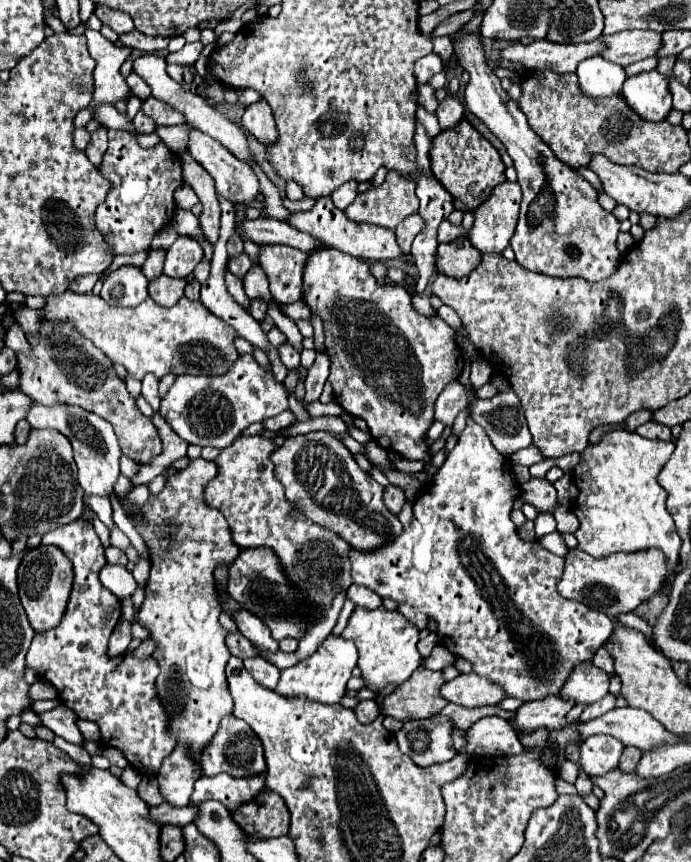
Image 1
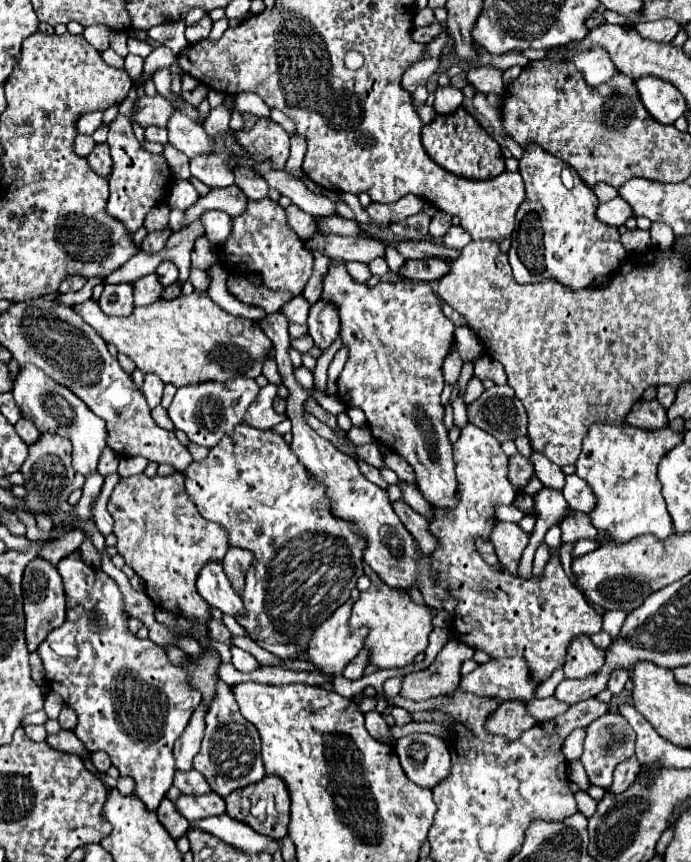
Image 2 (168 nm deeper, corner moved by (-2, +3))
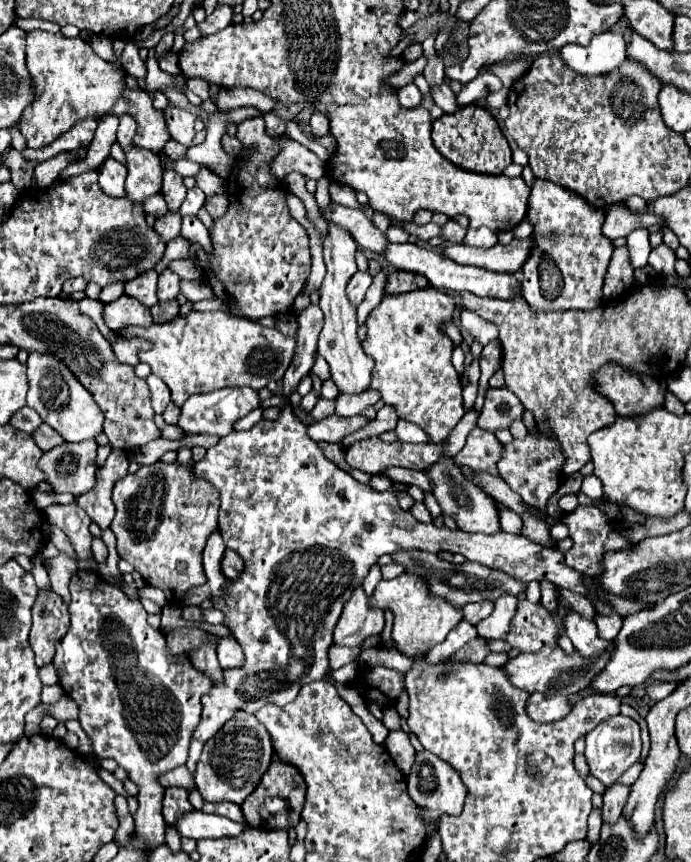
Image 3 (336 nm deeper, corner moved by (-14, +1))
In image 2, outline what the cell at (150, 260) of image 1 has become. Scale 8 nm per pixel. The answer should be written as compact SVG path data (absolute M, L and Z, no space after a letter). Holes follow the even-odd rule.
M164 230L164 232L150 232L150 234L144 238L144 242L142 242L142 250L144 250L144 252L150 252L150 254L160 252L160 250L166 246L170 234L172 234L170 230Z

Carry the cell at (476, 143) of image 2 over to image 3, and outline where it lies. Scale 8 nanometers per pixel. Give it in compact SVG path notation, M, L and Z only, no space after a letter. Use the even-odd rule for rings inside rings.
M468 104L454 114L442 114L438 120L432 122L432 142L436 150L450 160L452 164L470 170L470 172L484 172L484 174L502 174L502 170L512 162L510 146L490 114L488 108Z

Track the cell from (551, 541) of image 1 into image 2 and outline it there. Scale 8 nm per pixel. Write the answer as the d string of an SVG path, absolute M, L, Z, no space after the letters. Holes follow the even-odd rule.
M552 526L548 532L546 532L546 544L550 548L560 548L562 546L562 532L560 532L560 526Z

